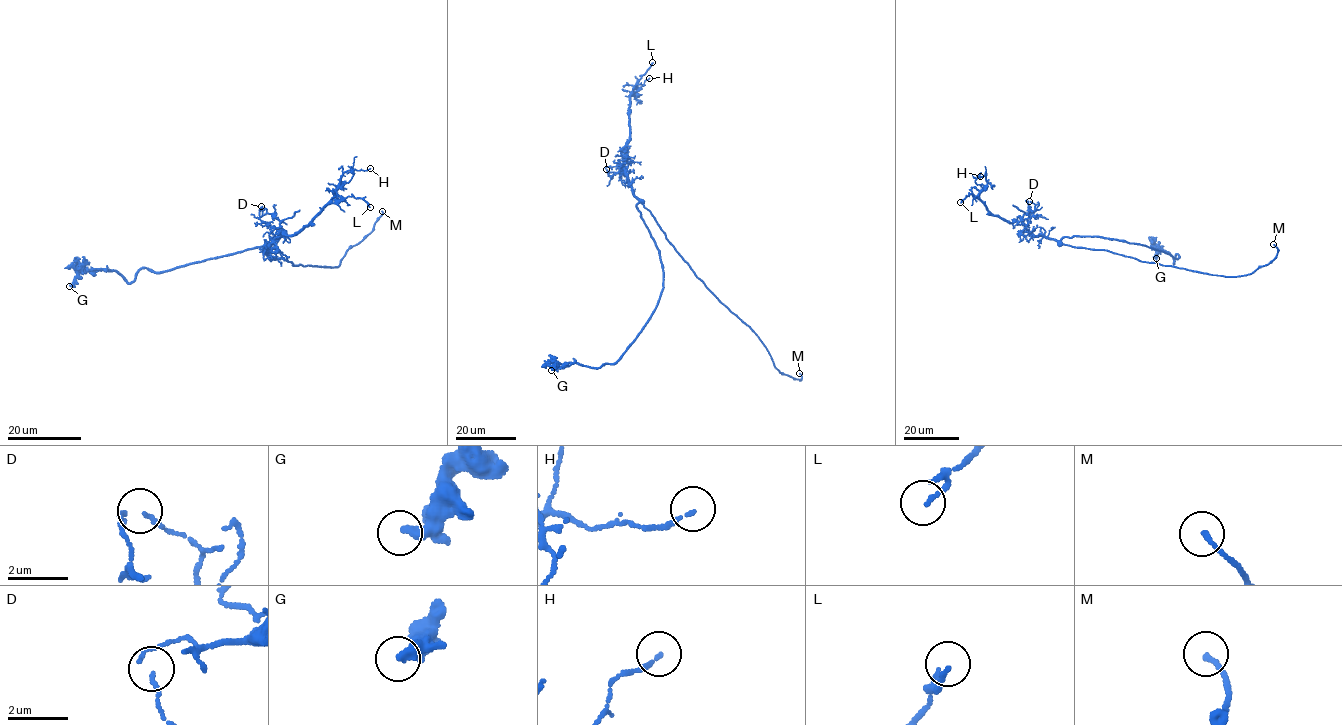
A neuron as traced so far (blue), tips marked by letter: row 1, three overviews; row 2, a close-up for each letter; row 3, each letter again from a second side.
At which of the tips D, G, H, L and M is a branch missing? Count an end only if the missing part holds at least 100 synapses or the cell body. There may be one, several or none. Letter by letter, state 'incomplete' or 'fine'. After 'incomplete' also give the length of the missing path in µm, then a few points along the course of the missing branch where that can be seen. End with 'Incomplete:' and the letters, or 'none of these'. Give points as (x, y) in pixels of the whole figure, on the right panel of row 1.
D: fine
G: fine
H: fine
L: fine
M: incomplete | 15 µm
Incomplete: M

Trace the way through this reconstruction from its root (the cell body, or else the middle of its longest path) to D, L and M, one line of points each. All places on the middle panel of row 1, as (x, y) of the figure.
D: (640, 202), (623, 167), (624, 159), (622, 167), (611, 176), (606, 169)
L: (640, 202), (623, 165), (630, 131), (627, 113), (632, 89), (652, 62)
M: (640, 202), (705, 287), (758, 336), (780, 372), (799, 381), (799, 373)

